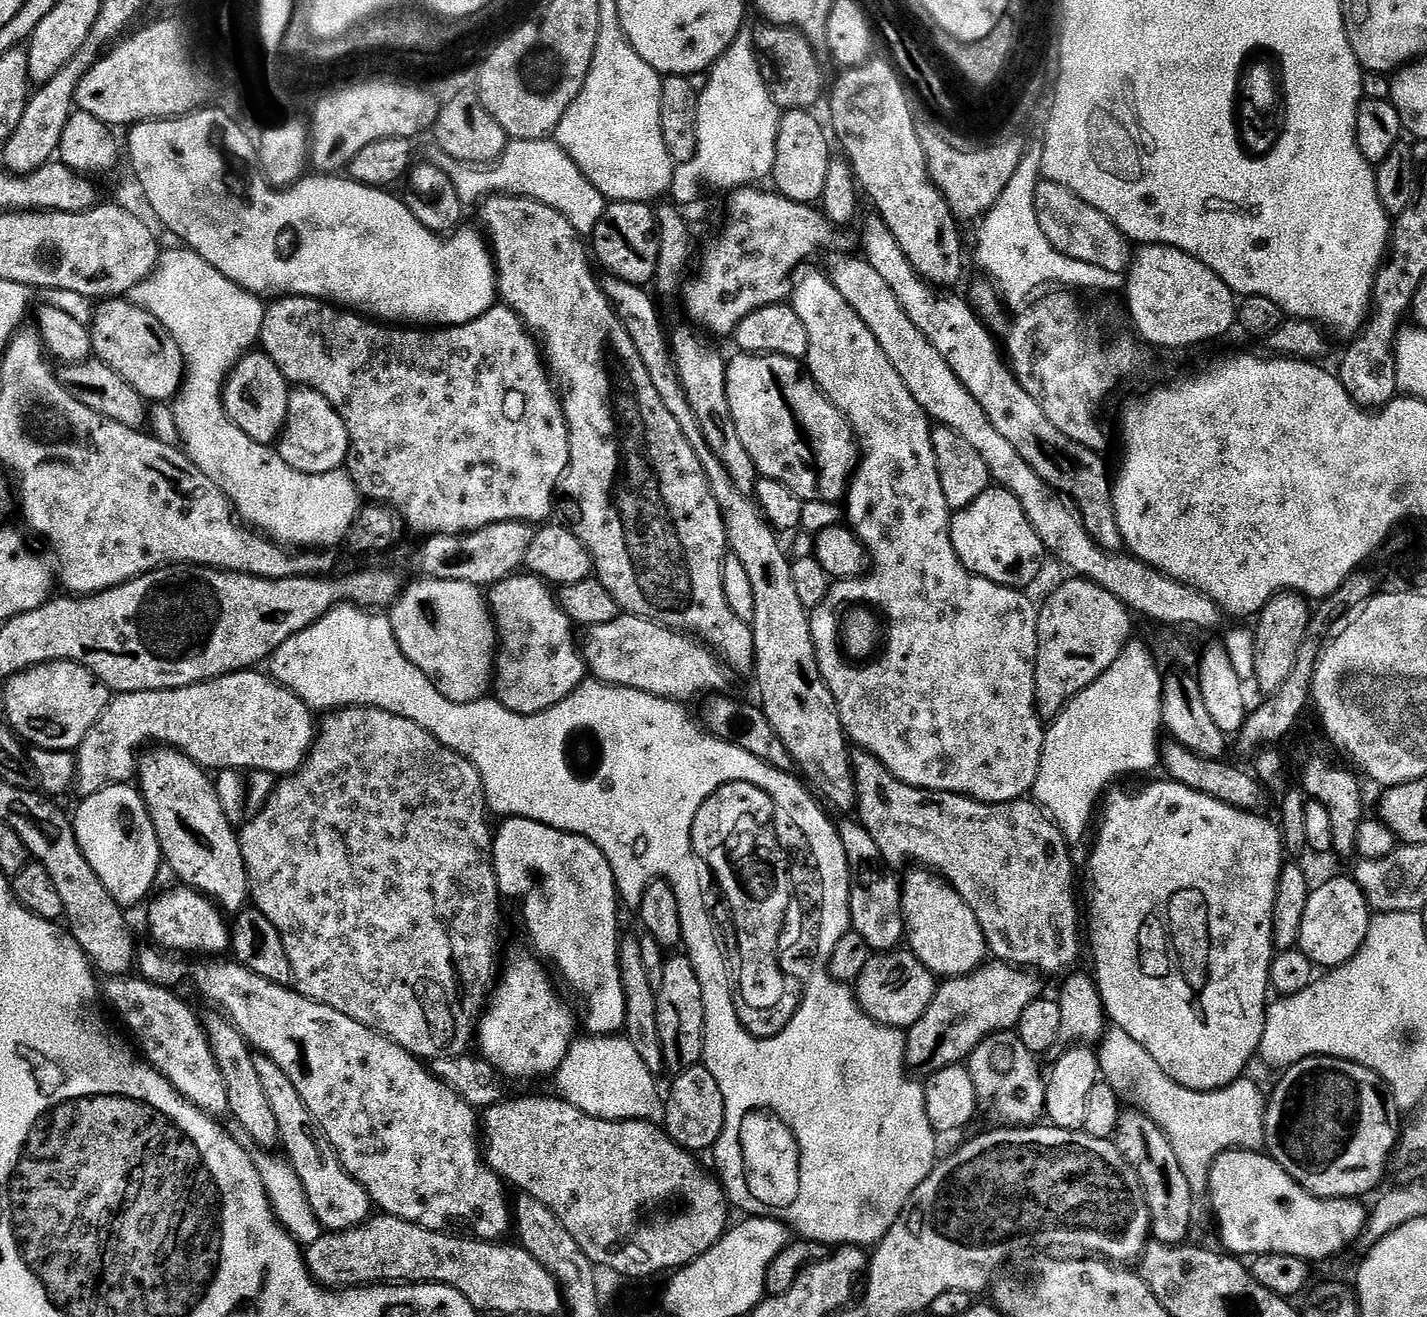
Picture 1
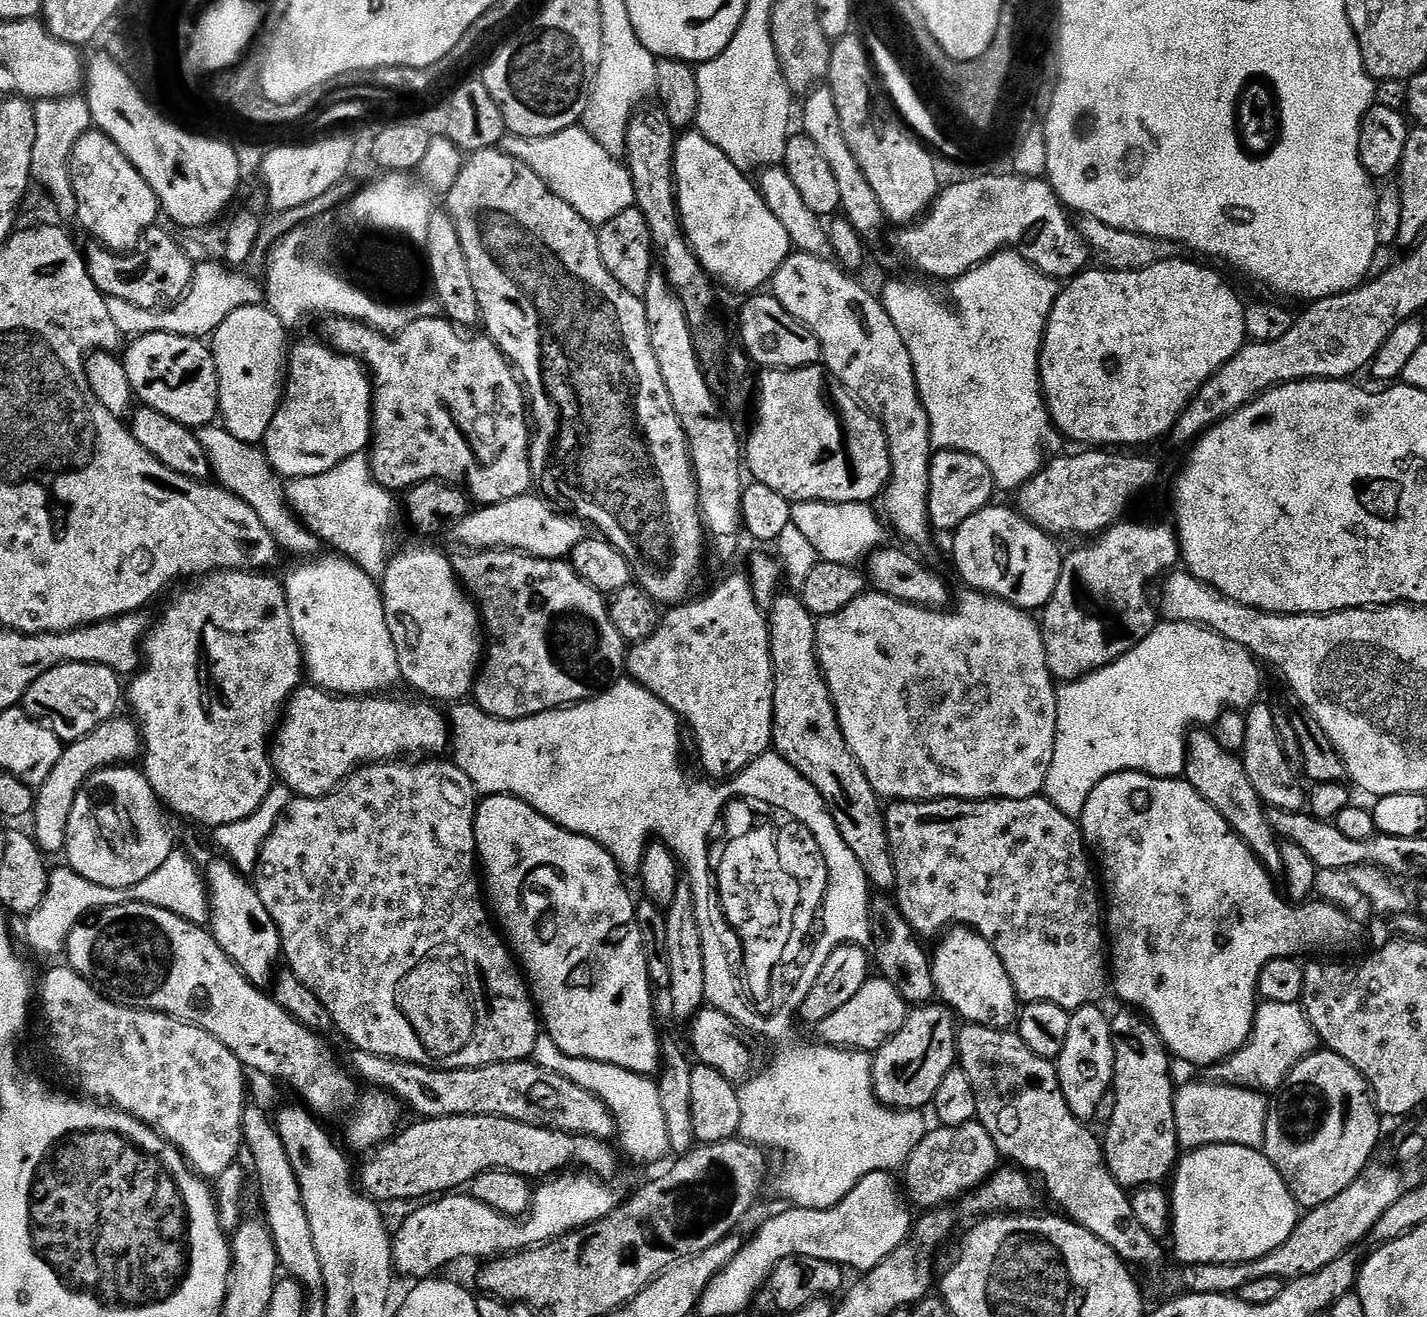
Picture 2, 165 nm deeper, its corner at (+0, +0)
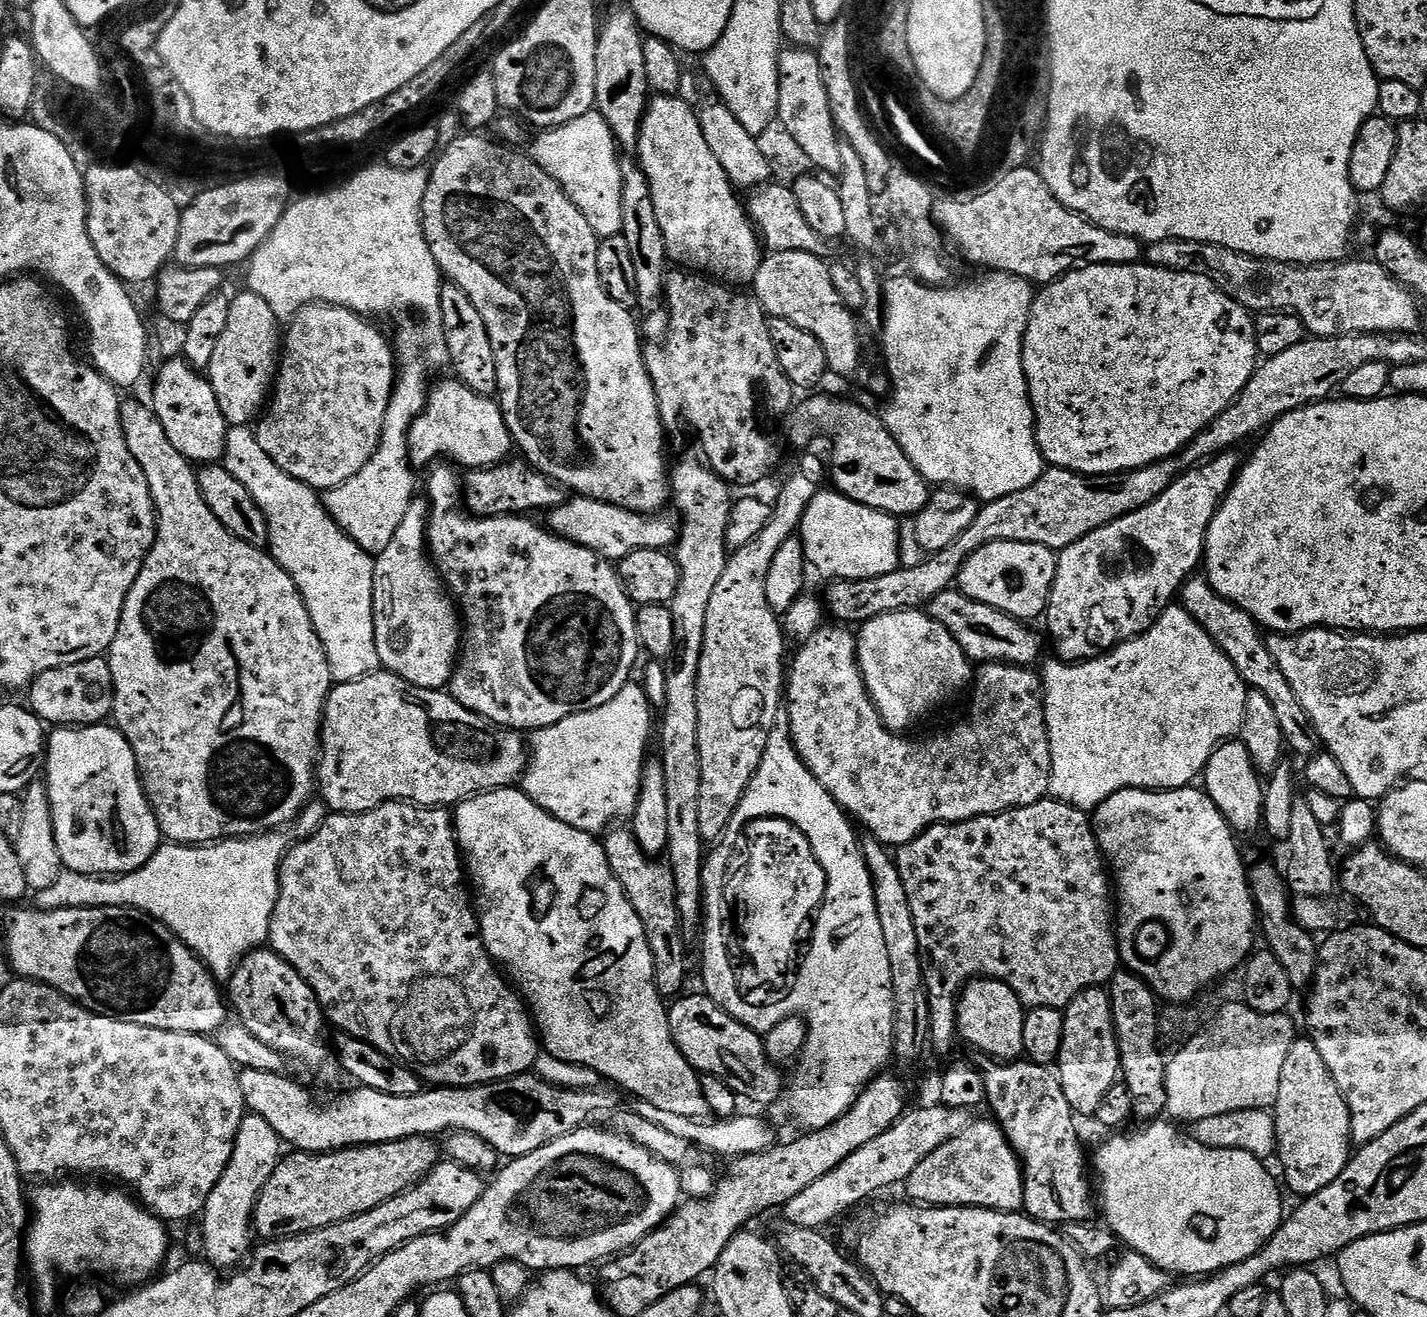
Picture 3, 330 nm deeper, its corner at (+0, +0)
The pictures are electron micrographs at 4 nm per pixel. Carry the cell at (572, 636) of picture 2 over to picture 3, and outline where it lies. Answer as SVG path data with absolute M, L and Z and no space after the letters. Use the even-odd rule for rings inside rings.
M436 466L431 469L428 476L428 539L426 541L430 553L430 559L436 565L436 571L440 573L440 579L444 581L449 593L454 597L458 611L462 617L466 635L462 640L462 647L456 665L456 671L452 674L450 695L456 699L466 710L478 714L495 724L501 724L504 728L517 730L535 730L554 726L562 722L562 718L570 718L575 712L594 710L598 706L606 706L622 686L626 686L633 679L632 671L636 668L636 659L642 656L640 639L638 638L638 626L636 625L637 605L632 603L624 584L620 581L617 565L611 560L604 560L586 546L572 544L568 540L556 535L543 523L535 524L535 519L527 515L519 516L486 516L477 518L466 514L464 506L464 485L462 476L455 467Z

